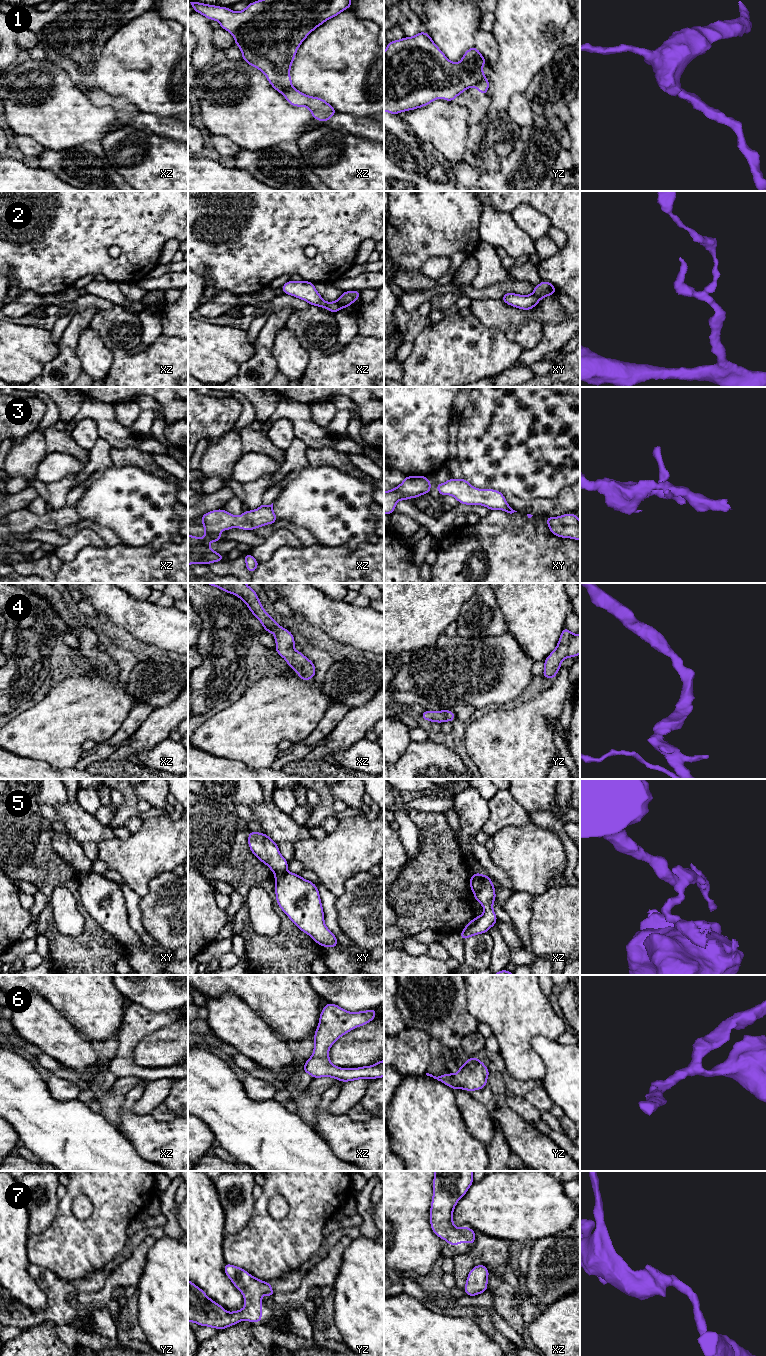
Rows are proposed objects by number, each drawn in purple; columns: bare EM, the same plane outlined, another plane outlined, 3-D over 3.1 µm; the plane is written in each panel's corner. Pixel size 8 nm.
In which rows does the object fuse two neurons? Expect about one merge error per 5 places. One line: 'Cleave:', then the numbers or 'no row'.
Cleave: 1, 2, 5

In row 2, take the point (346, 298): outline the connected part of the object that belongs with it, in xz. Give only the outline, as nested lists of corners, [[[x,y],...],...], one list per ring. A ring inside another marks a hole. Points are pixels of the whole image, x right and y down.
[[[345,291],[343,292],[338,301],[343,308],[349,307],[352,303],[354,303],[358,298],[360,298],[360,291]]]

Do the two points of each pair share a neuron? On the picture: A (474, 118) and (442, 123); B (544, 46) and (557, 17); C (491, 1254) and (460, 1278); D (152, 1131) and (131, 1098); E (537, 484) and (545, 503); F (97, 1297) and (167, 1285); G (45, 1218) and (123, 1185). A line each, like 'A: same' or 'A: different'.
A: different
B: same
C: same
D: same
E: different
F: different
G: different

